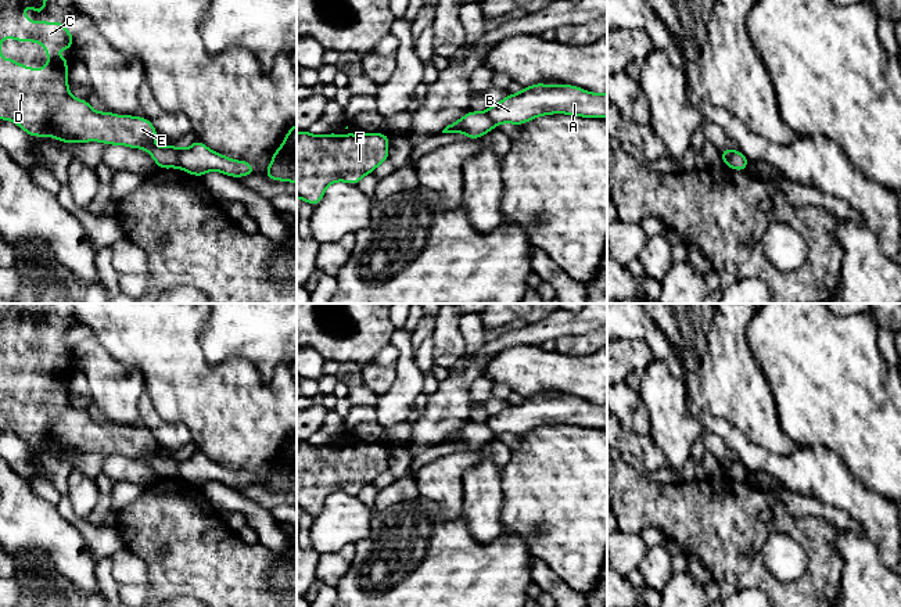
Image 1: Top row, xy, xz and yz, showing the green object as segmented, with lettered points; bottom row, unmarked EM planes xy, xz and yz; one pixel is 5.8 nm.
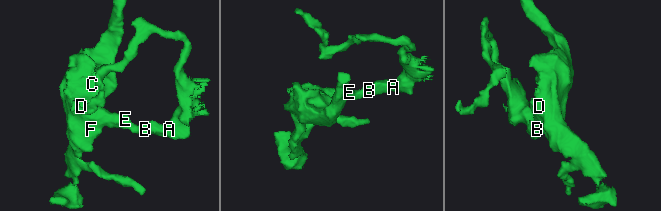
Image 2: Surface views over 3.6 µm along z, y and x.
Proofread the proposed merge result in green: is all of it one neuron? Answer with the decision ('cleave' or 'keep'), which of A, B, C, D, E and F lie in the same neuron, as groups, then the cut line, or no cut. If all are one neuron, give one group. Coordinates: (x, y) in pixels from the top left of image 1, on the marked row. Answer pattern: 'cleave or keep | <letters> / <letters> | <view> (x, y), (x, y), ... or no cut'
cleave | A B / C D E F | xy (176, 150), (180, 166)

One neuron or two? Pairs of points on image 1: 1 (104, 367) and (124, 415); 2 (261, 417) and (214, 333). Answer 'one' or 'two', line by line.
1: one
2: two

